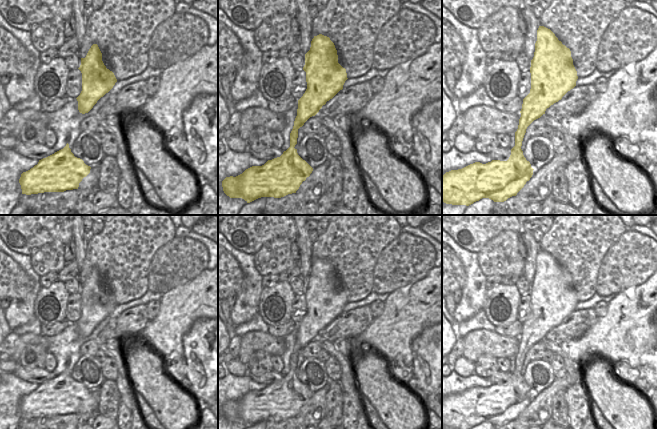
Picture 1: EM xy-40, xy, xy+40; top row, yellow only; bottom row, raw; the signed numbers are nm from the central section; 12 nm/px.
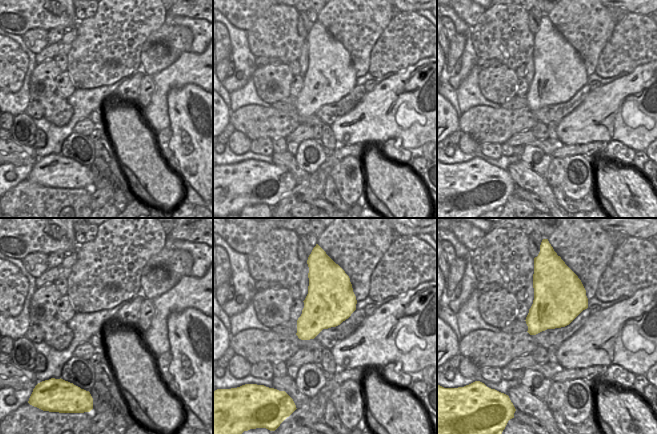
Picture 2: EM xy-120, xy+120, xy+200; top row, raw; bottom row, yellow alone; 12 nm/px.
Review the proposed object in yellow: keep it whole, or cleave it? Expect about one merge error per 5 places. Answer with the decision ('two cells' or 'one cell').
one cell

